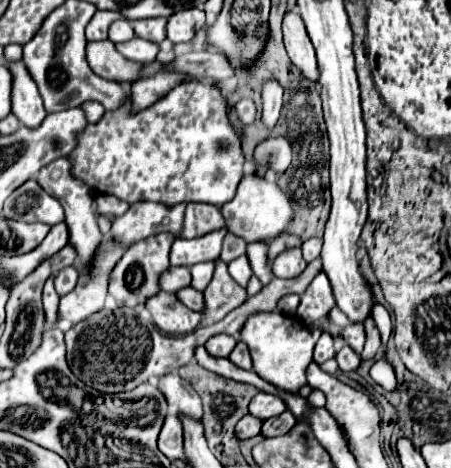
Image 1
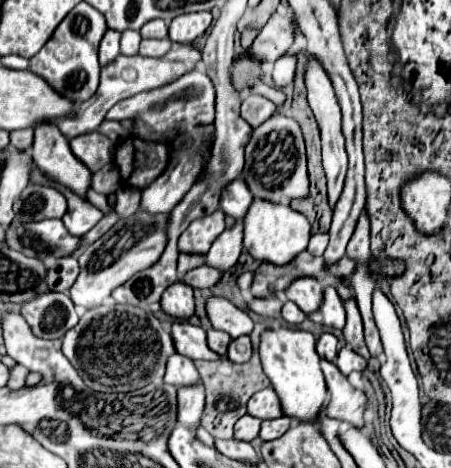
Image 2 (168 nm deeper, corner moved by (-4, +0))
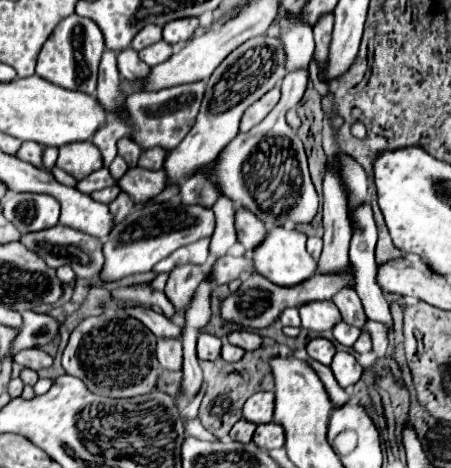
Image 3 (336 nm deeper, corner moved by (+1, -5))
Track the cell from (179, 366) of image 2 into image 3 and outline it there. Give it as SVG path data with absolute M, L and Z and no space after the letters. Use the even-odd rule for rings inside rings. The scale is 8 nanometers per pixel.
M158 338L156 358L166 370L182 370L182 342L180 338Z

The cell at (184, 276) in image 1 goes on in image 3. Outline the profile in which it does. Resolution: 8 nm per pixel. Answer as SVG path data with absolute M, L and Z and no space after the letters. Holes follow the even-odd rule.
M226 254L226 256L222 256L220 260L216 260L212 264L212 268L210 268L212 280L216 280L216 284L228 284L228 282L240 278L244 268L248 268L248 266L250 266L250 272L254 272L252 258L248 258L248 256L234 258L234 256Z

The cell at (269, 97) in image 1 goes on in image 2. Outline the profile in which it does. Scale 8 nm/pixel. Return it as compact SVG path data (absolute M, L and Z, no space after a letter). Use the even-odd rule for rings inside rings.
M283 55L279 61L275 61L273 67L273 83L275 87L285 87L293 81L295 75L295 57L293 55Z

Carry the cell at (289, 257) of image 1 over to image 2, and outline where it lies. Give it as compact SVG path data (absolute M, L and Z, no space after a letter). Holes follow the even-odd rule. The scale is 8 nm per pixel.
M299 277L285 289L285 297L299 305L301 311L311 313L321 305L323 285L315 277Z

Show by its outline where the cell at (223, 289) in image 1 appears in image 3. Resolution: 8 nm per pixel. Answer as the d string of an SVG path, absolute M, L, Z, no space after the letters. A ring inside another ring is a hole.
M288 308L288 312L284 312L284 316L280 316L278 322L282 326L298 326L300 328L300 314L296 308Z

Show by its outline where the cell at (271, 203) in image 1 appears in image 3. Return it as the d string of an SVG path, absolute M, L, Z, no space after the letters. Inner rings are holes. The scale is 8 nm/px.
M274 228L268 232L266 240L254 250L254 264L258 274L268 278L278 286L298 286L316 274L316 260L306 252L306 234L286 228Z

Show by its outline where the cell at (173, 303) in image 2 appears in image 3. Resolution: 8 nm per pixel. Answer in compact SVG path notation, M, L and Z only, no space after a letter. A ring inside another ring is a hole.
M180 264L170 272L164 292L172 300L172 304L180 310L188 306L188 302L194 296L194 290L202 280L204 280L204 266Z

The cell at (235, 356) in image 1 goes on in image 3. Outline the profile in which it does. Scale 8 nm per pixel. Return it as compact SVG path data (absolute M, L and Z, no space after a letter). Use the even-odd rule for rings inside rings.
M224 342L220 356L222 356L226 362L236 362L236 360L240 360L240 358L244 356L244 350L238 348L238 346L232 346L230 342Z

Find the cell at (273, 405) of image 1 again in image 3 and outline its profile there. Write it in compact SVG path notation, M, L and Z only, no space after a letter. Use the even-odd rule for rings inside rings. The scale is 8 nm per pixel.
M256 392L244 404L244 418L254 424L270 422L272 412L274 412L274 392Z

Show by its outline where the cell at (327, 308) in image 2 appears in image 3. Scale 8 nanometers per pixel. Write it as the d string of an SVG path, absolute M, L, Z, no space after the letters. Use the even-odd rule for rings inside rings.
M336 324L336 330L332 330L332 334L334 334L334 338L342 344L342 346L352 346L356 340L358 340L358 336L360 336L360 330L356 328L356 326L348 326L348 324Z

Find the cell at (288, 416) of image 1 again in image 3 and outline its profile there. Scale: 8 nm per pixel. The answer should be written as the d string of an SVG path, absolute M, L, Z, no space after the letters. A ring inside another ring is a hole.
M274 422L258 424L258 428L254 432L254 444L260 448L266 448L266 450L282 448L284 446L284 428Z

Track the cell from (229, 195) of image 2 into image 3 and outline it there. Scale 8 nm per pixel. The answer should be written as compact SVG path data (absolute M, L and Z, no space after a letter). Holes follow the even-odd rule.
M236 208L236 236L238 242L246 248L248 254L252 254L264 238L268 236L268 230L262 220L252 216L252 212L244 212L244 208Z

